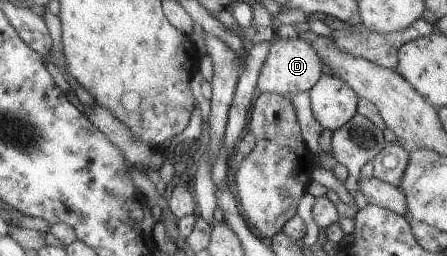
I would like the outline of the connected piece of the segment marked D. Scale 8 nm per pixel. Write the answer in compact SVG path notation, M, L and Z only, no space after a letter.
M279 38L270 47L269 55L262 65L257 87L261 92L276 94L292 93L295 97L305 95L325 73L324 63L316 49L303 38Z

